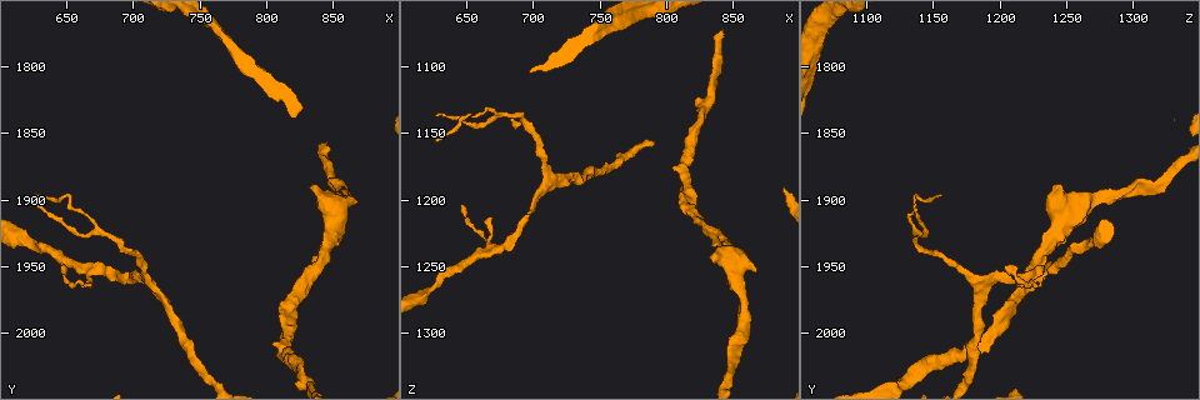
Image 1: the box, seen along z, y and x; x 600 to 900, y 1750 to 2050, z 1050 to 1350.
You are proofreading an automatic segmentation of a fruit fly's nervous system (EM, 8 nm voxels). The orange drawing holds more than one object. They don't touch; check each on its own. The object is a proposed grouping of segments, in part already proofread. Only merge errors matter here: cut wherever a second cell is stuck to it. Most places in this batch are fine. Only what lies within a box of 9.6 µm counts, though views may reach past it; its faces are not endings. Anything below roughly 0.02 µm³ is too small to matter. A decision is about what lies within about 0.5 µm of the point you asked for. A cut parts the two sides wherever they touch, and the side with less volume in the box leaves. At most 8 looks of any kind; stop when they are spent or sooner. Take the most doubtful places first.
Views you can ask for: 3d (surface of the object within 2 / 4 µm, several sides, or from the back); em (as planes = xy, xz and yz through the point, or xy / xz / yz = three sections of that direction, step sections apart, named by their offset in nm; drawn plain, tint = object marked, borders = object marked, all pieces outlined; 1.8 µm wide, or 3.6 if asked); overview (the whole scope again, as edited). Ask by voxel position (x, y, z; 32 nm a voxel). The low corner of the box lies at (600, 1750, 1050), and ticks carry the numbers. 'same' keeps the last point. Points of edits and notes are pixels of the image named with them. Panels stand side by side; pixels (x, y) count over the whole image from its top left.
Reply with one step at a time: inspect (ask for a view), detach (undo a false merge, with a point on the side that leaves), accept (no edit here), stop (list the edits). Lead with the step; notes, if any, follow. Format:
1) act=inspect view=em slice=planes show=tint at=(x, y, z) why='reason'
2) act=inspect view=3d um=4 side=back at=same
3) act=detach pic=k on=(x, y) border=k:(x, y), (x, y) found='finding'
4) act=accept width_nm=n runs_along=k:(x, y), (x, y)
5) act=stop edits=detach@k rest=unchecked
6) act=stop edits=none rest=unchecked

act=inspect view=em slice=planes show=tint at=(708, 1958, 1188) why='a fork'

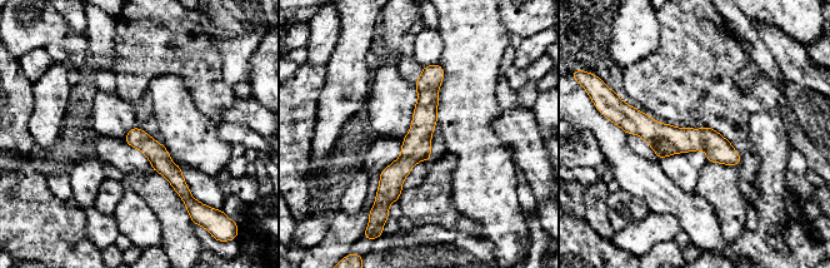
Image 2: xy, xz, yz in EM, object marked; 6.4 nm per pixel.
act=accept width_nm=140 found='all the same cell'

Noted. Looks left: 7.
act=inspect view=em slice=planes show=tint at=(668, 1948, 1242) why='calibre changes'

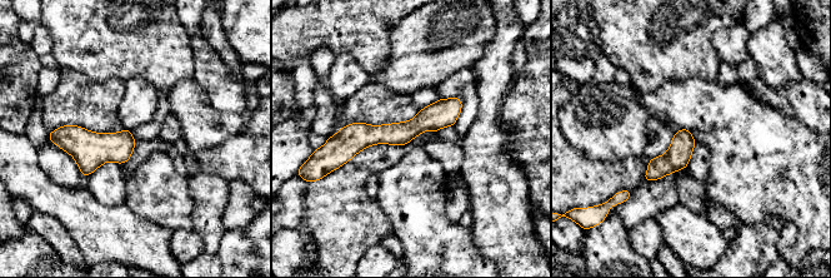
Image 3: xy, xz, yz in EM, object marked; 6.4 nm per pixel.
act=accept found='continuous, no second cell'

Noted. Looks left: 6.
act=inspect view=3d um=4 at=(848, 1918, 1244) why='thick turns thin'

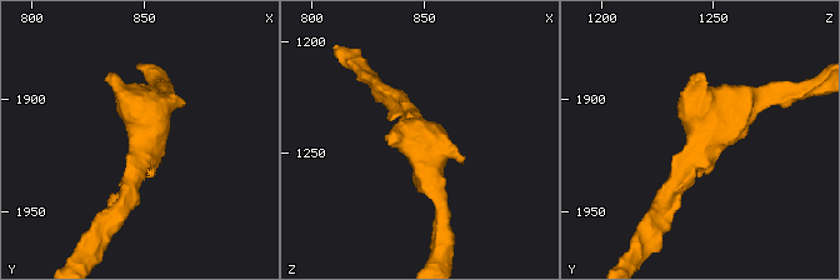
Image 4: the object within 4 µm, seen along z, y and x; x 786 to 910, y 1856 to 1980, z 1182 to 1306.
act=inspect view=em um=3.6 slice=planes show=plain at=(850, 1916, 1246) why='need the tissue'

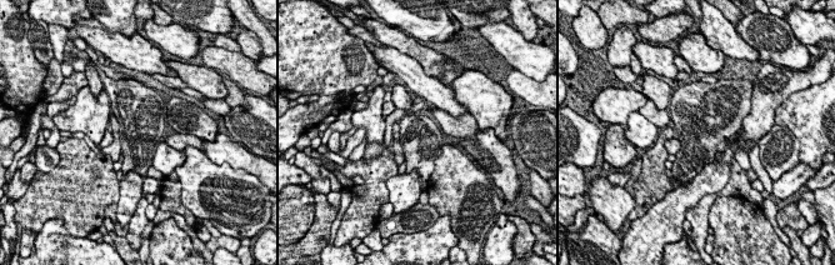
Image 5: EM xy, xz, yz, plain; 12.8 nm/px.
act=inspect view=em um=3.6 slice=planes show=tint at=same

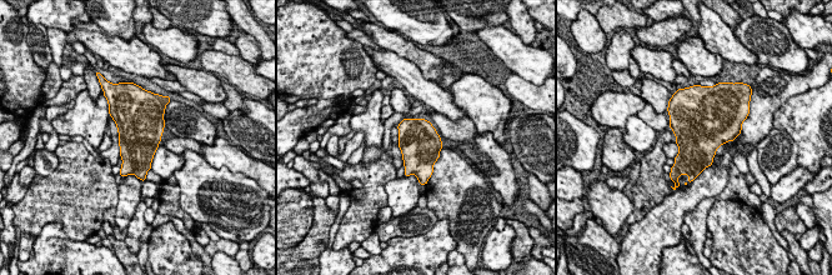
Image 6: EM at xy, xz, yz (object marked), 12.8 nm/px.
act=accept width_nm=550 found='continuous, no second cell'

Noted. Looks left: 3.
act=stop edits=none rest=unchecked

